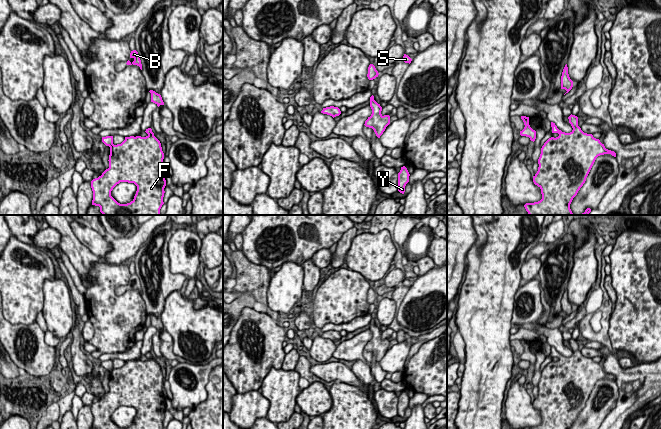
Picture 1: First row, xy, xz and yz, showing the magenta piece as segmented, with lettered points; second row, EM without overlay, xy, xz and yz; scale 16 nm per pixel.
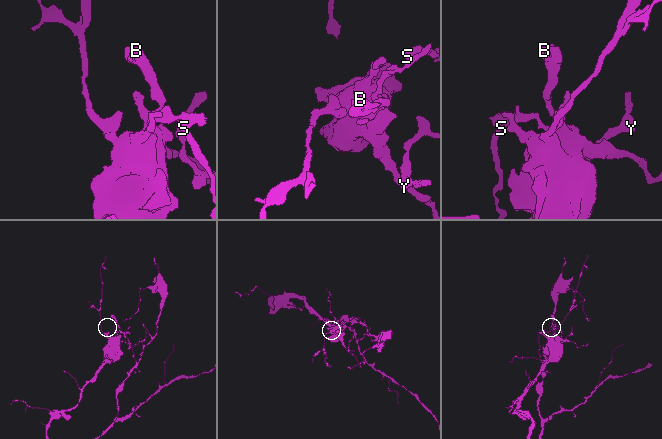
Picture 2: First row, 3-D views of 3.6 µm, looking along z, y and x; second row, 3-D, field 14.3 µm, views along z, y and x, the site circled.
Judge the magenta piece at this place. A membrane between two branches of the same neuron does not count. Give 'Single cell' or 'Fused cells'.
Fused cells

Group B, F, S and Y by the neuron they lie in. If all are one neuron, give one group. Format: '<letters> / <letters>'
B F / S Y

